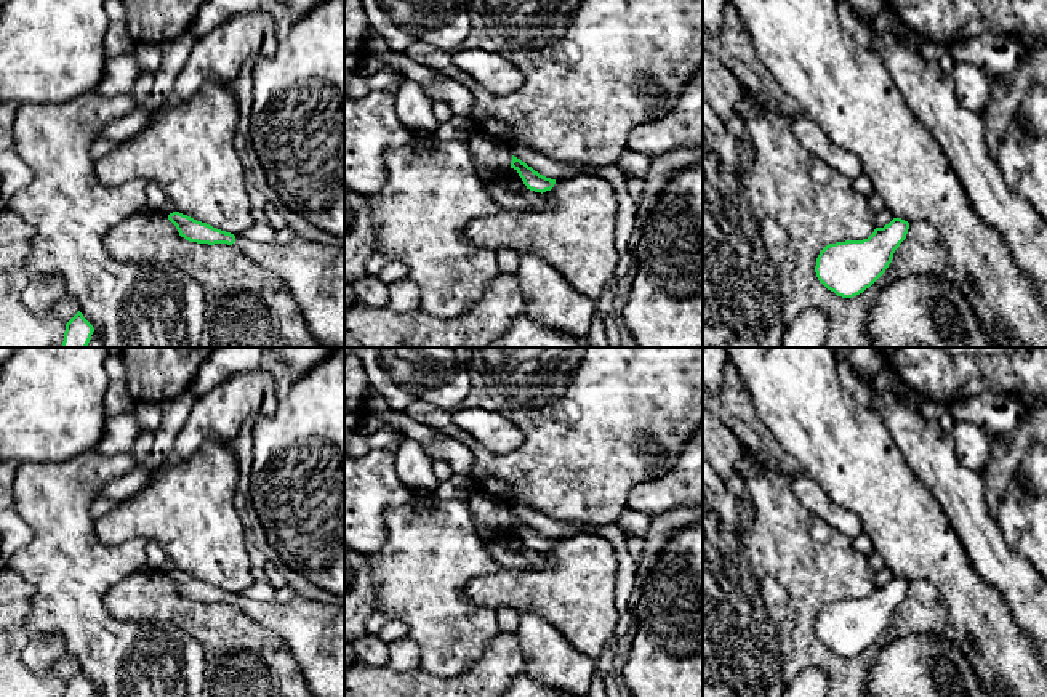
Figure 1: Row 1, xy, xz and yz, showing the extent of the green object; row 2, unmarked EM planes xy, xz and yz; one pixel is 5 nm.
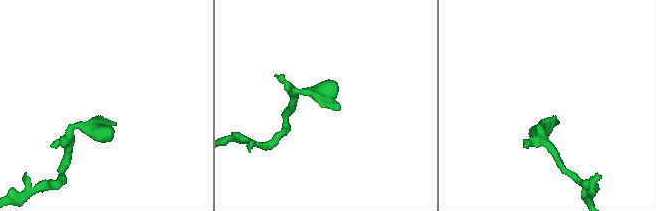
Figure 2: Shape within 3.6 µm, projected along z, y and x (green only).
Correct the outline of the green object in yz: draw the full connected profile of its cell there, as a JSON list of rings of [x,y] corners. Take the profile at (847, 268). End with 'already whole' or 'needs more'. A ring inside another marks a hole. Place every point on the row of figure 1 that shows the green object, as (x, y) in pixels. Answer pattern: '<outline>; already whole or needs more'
[[[893,218],[868,239],[826,245],[816,258],[818,280],[842,298],[863,293],[885,272],[908,229],[908,221]]]; already whole

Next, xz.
[[[512,155],[511,168],[514,168],[519,176],[522,178],[527,189],[535,192],[546,192],[551,191],[556,184],[556,179],[546,178],[528,167],[525,162]]]; already whole

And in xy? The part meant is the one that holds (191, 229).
[[[179,212],[168,215],[181,237],[197,244],[235,245],[279,276],[296,300],[311,335],[325,348],[344,348],[344,248],[295,237],[290,244],[255,242]]]; needs more

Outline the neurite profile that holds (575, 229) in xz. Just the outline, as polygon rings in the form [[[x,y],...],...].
[[[592,171],[556,179],[551,191],[543,192],[540,210],[501,210],[496,215],[475,218],[466,226],[467,237],[495,253],[511,248],[543,258],[557,269],[581,295],[596,300],[610,284],[620,256],[615,248],[618,203],[604,178]]]

